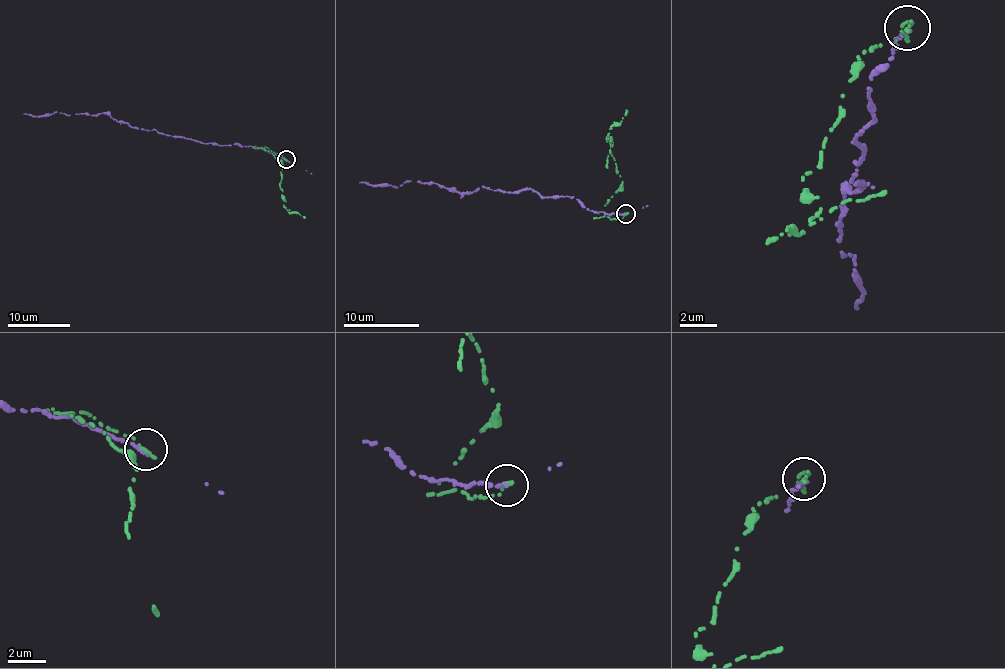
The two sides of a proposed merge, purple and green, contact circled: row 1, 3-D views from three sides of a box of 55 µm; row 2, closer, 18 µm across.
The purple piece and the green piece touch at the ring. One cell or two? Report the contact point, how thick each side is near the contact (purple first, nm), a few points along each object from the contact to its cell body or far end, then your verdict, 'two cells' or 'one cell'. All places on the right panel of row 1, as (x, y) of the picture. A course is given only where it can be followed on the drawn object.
at (907, 28); 220 nm thick on the purple side, 240 nm on the other; purple runs (908, 29), (875, 71), (876, 117), (854, 138), (861, 193), (844, 191), (837, 227), (855, 258), (856, 308); green runs (908, 29), (912, 20), (863, 52), (823, 160), (802, 176), (819, 216), (805, 233), (792, 224), (766, 245); two cells

